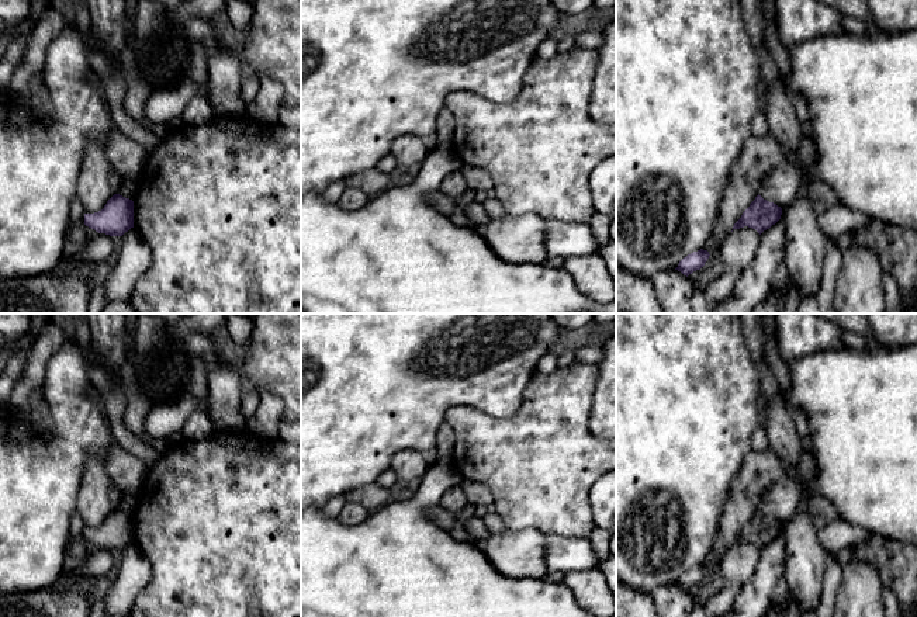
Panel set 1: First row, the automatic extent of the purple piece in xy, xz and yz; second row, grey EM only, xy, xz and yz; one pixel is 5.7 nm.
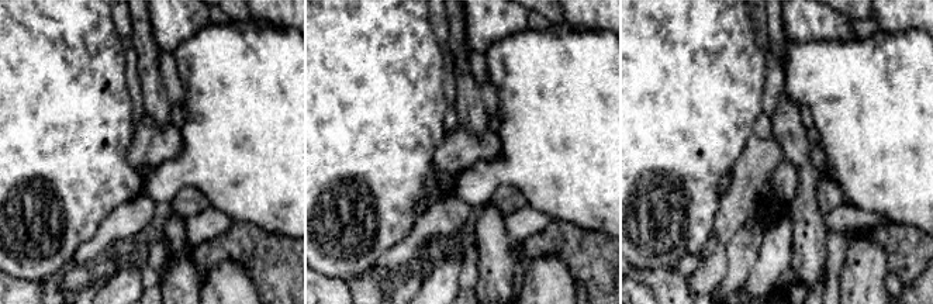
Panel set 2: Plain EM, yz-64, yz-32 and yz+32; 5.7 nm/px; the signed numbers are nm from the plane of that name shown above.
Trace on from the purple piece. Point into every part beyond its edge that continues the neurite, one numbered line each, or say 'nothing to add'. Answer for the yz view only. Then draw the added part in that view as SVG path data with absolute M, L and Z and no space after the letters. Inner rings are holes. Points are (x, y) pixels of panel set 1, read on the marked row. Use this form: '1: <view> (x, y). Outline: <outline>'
nothing to add

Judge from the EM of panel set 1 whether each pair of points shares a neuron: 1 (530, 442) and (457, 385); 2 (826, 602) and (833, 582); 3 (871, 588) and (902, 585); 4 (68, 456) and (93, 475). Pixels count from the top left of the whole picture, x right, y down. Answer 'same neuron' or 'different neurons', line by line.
1: different neurons
2: same neuron
3: different neurons
4: different neurons

